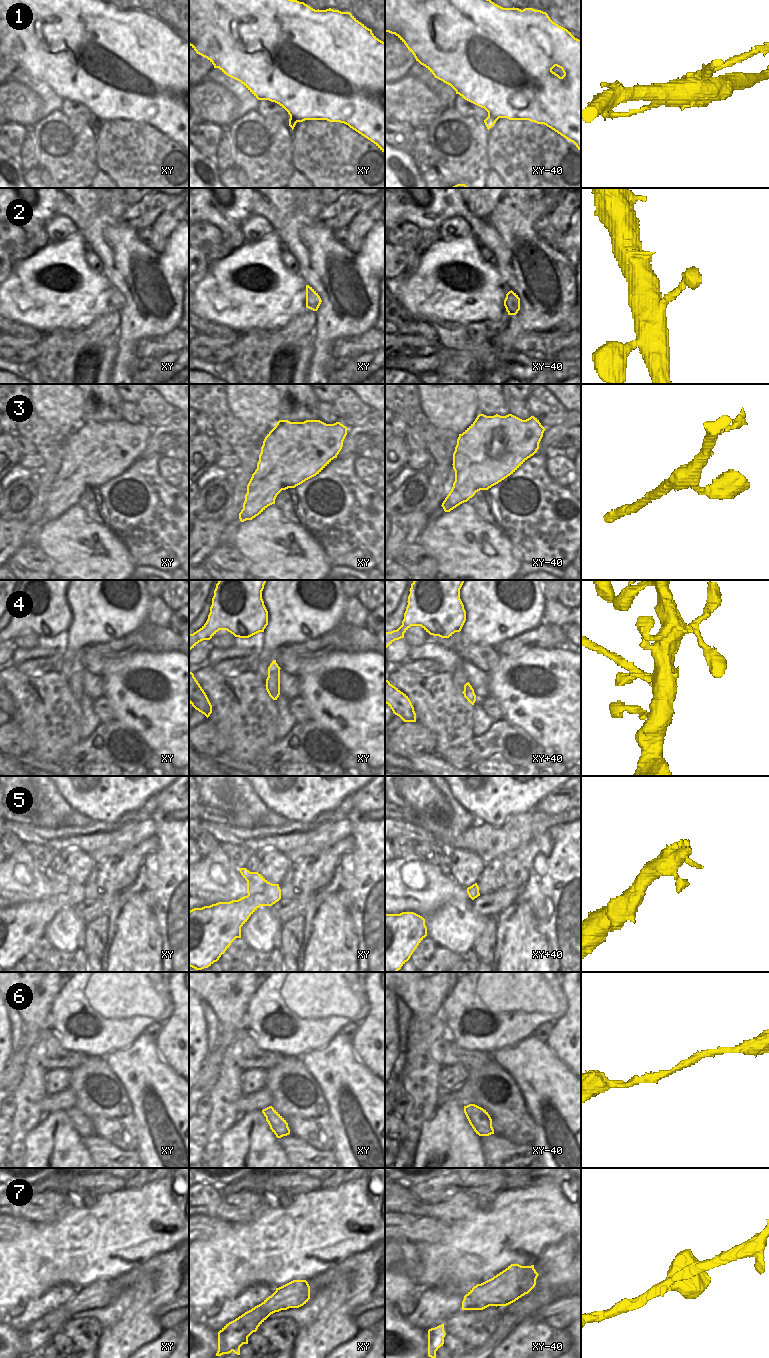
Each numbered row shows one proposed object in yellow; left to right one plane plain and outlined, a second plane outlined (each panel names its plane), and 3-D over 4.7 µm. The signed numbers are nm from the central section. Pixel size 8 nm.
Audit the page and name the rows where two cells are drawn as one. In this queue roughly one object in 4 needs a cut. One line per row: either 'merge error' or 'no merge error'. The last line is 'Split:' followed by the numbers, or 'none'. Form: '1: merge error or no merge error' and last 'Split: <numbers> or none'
1: merge error
2: no merge error
3: no merge error
4: merge error
5: no merge error
6: no merge error
7: no merge error
Split: 1, 4

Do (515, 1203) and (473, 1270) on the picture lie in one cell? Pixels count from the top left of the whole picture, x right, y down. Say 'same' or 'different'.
same

